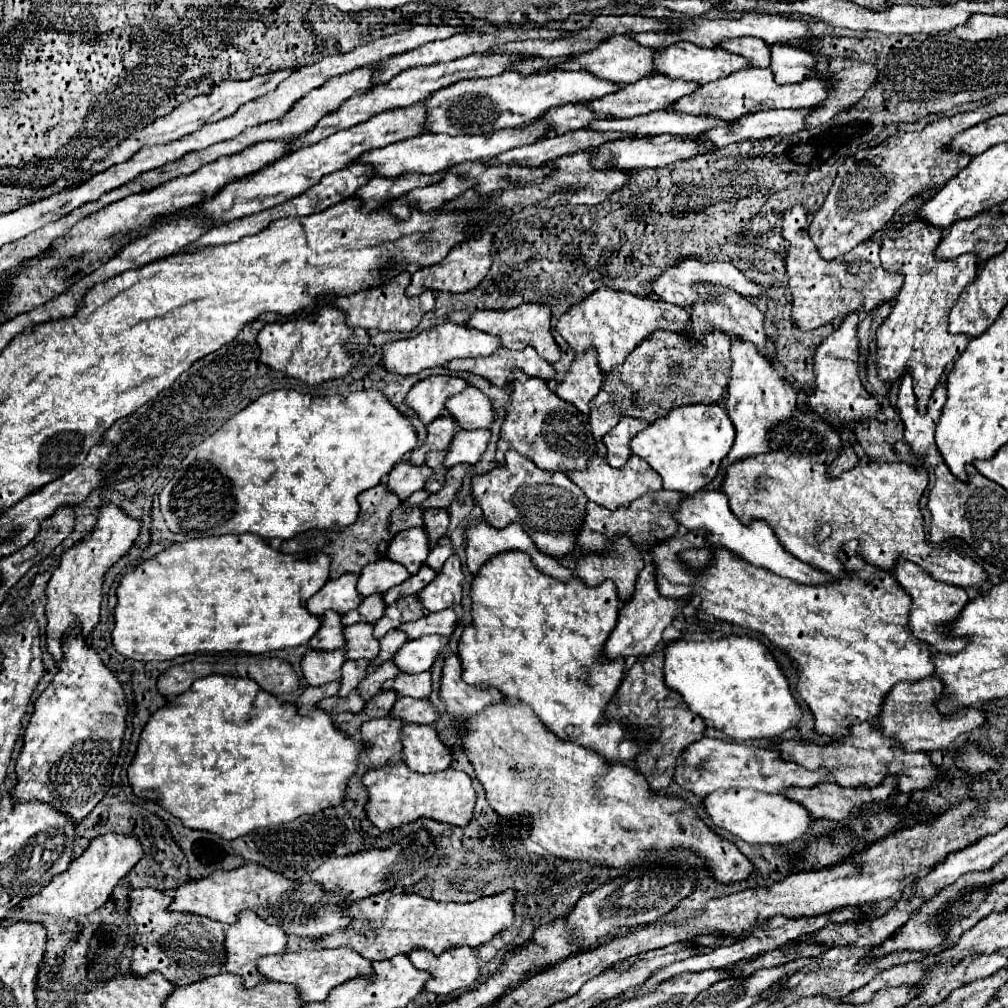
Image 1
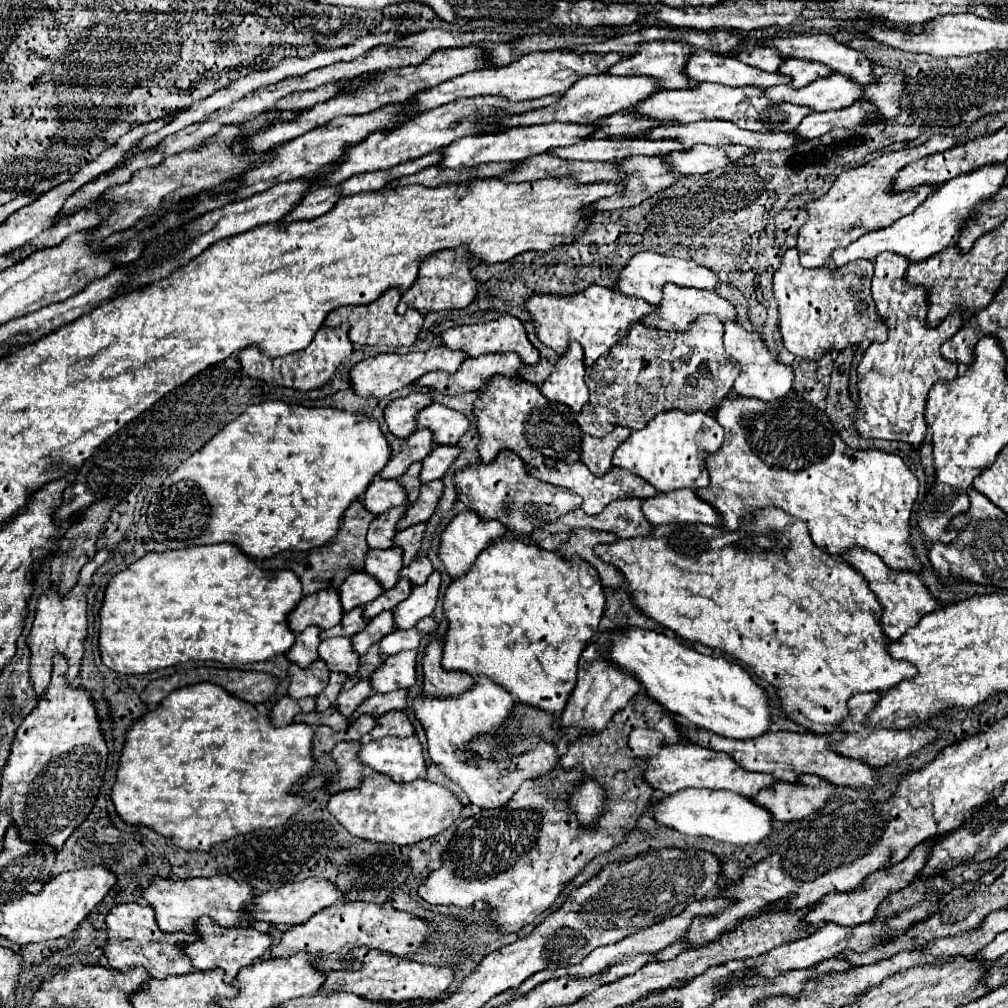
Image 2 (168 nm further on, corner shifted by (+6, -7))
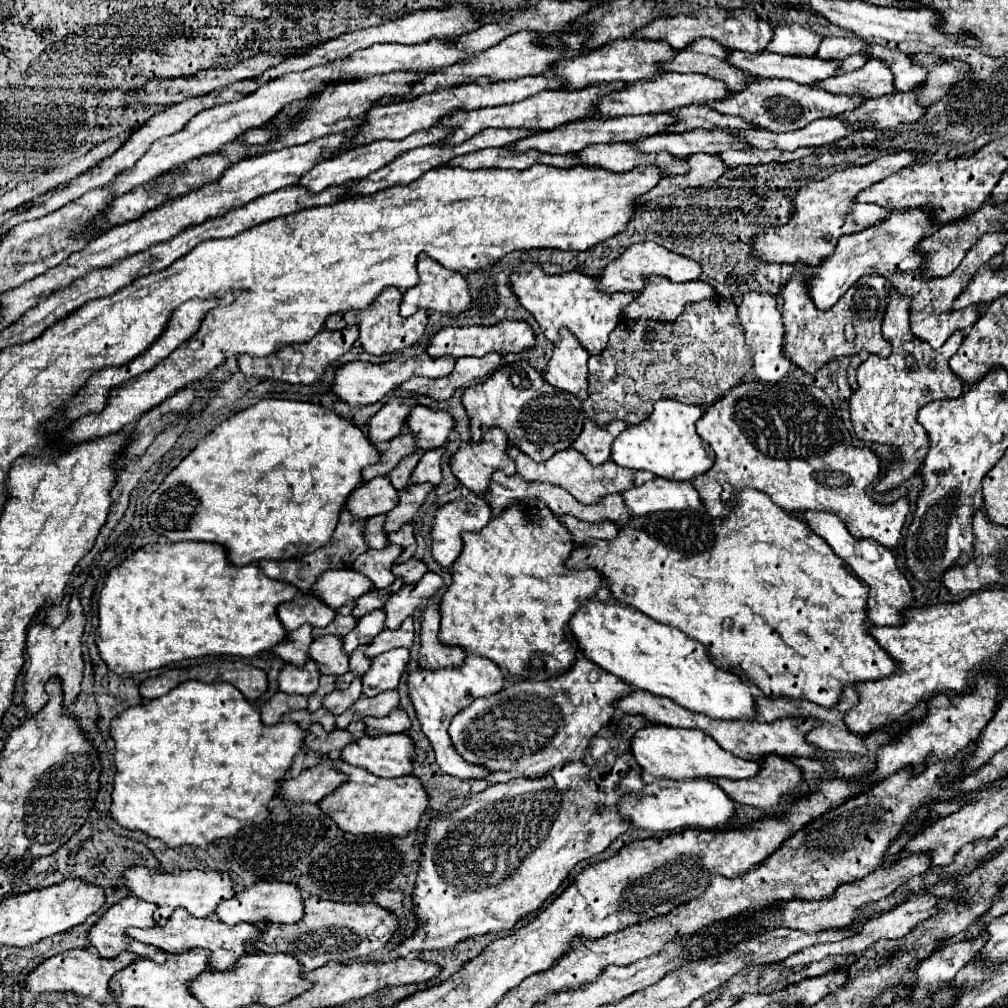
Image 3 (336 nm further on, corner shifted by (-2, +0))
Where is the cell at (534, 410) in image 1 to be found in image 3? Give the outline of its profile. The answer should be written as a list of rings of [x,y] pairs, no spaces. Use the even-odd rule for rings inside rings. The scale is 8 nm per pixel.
[[[520,361],[516,367],[506,367],[504,371],[500,367],[484,383],[468,387],[462,395],[462,403],[470,417],[474,443],[478,443],[482,433],[490,427],[500,427],[506,431],[512,445],[538,463],[550,459],[550,455],[558,451],[570,449],[574,439],[582,433],[582,423],[586,419],[582,401],[546,383],[528,361]]]

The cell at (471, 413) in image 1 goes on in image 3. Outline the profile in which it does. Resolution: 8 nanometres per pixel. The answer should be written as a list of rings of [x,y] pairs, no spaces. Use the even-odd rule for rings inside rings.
[[[416,405],[408,415],[408,429],[418,435],[418,447],[424,451],[442,447],[454,425],[454,417],[444,409]]]

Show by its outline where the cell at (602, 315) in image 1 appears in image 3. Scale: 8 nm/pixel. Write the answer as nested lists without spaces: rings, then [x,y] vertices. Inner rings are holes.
[[[522,263],[520,267],[516,267],[510,281],[522,307],[534,315],[548,341],[558,343],[560,327],[570,327],[570,331],[578,337],[578,341],[590,355],[598,355],[598,351],[608,345],[608,335],[620,323],[624,307],[634,301],[634,293],[600,291],[598,279],[588,277],[584,273],[570,271],[560,275],[546,275],[534,263]]]

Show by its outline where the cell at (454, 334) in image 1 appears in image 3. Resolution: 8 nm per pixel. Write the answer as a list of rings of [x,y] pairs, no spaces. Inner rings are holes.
[[[422,353],[422,355],[416,355],[416,357],[402,357],[402,355],[396,355],[394,359],[386,361],[386,363],[364,363],[364,361],[352,361],[352,363],[346,363],[342,365],[338,371],[336,371],[336,379],[334,379],[334,393],[350,403],[350,407],[356,407],[356,405],[370,405],[370,403],[376,403],[380,401],[388,391],[400,387],[404,381],[408,381],[410,377],[414,375],[420,375],[420,377],[430,377],[430,379],[438,379],[442,375],[448,375],[454,367],[454,357],[446,355],[446,357],[430,357],[428,353]]]

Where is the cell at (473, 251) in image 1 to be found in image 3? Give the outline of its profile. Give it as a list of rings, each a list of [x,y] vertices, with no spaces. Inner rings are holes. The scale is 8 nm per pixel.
[[[420,253],[418,255],[418,275],[420,275],[420,283],[404,293],[404,299],[400,305],[402,317],[408,317],[418,309],[438,311],[438,313],[462,313],[470,307],[470,301],[472,301],[470,287],[468,287],[468,281],[462,273],[446,269],[438,261],[434,261],[430,255]]]

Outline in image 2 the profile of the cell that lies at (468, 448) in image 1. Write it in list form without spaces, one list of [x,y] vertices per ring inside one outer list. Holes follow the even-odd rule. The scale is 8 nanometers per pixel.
[[[434,446],[434,450],[422,460],[422,470],[420,470],[420,480],[422,482],[432,482],[440,480],[450,464],[456,460],[460,454],[458,446]]]

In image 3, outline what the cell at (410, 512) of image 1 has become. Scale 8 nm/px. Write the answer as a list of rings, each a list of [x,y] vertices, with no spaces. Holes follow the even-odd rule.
[[[374,515],[368,519],[366,527],[366,543],[370,543],[370,549],[384,549],[388,545],[388,535],[384,531],[386,515]]]

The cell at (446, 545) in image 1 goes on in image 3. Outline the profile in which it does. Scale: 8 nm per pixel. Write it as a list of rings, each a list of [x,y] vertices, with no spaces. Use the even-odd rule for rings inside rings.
[[[412,557],[410,561],[406,563],[400,563],[400,565],[394,565],[394,575],[396,577],[402,577],[404,583],[416,583],[424,573],[428,571],[428,567],[424,565],[424,561]]]

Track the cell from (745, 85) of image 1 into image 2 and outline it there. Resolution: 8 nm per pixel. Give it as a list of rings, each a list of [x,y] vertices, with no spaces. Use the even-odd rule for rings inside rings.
[[[832,74],[828,78],[814,80],[810,86],[774,86],[764,90],[772,102],[792,102],[798,106],[810,106],[816,112],[842,110],[852,106],[864,96],[864,86],[854,82],[846,74]]]

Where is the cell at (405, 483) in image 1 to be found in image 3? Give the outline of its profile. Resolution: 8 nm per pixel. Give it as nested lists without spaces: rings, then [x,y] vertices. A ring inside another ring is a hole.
[[[376,477],[358,489],[352,491],[346,501],[346,509],[360,519],[374,517],[380,513],[388,513],[398,503],[398,491],[392,487],[388,477]]]

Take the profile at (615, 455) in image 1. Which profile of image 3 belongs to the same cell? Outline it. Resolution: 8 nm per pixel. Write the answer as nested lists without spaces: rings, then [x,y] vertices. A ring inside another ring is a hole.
[[[586,419],[580,437],[574,441],[574,449],[580,451],[592,465],[602,465],[612,455],[614,439],[628,427],[626,421],[612,421],[606,427],[596,427],[590,419]]]

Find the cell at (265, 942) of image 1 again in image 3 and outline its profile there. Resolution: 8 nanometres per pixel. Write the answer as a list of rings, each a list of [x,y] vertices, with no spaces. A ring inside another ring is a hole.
[[[178,909],[174,911],[174,915],[170,917],[168,925],[164,927],[154,927],[154,929],[130,929],[126,931],[130,937],[154,945],[158,949],[164,949],[168,953],[184,953],[184,951],[192,951],[194,947],[202,947],[208,949],[212,953],[210,957],[210,965],[216,971],[232,971],[236,967],[236,961],[246,955],[246,945],[252,943],[254,939],[258,939],[262,935],[262,931],[256,925],[250,923],[236,923],[236,925],[226,925],[224,921],[216,919],[216,915],[198,919],[194,915],[190,915],[186,909]]]

